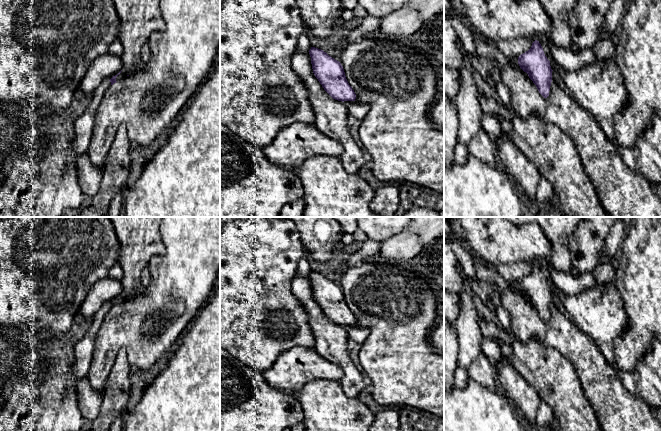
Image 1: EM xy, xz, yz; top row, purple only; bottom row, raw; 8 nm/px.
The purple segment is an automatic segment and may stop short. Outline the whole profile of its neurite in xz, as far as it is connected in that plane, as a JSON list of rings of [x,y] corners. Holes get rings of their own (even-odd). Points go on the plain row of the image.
[[[321,273],[309,274],[312,293],[324,314],[335,324],[355,325],[356,318],[349,309],[341,287]]]

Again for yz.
[[[535,264],[531,272],[518,281],[520,292],[526,296],[529,302],[536,309],[539,317],[547,322],[549,320],[552,306],[552,293],[550,286],[554,284],[549,271],[541,270]]]

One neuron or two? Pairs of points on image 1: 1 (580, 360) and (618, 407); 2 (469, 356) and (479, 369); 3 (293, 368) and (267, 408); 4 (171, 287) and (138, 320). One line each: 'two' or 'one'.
1: one
2: two
3: two
4: one

